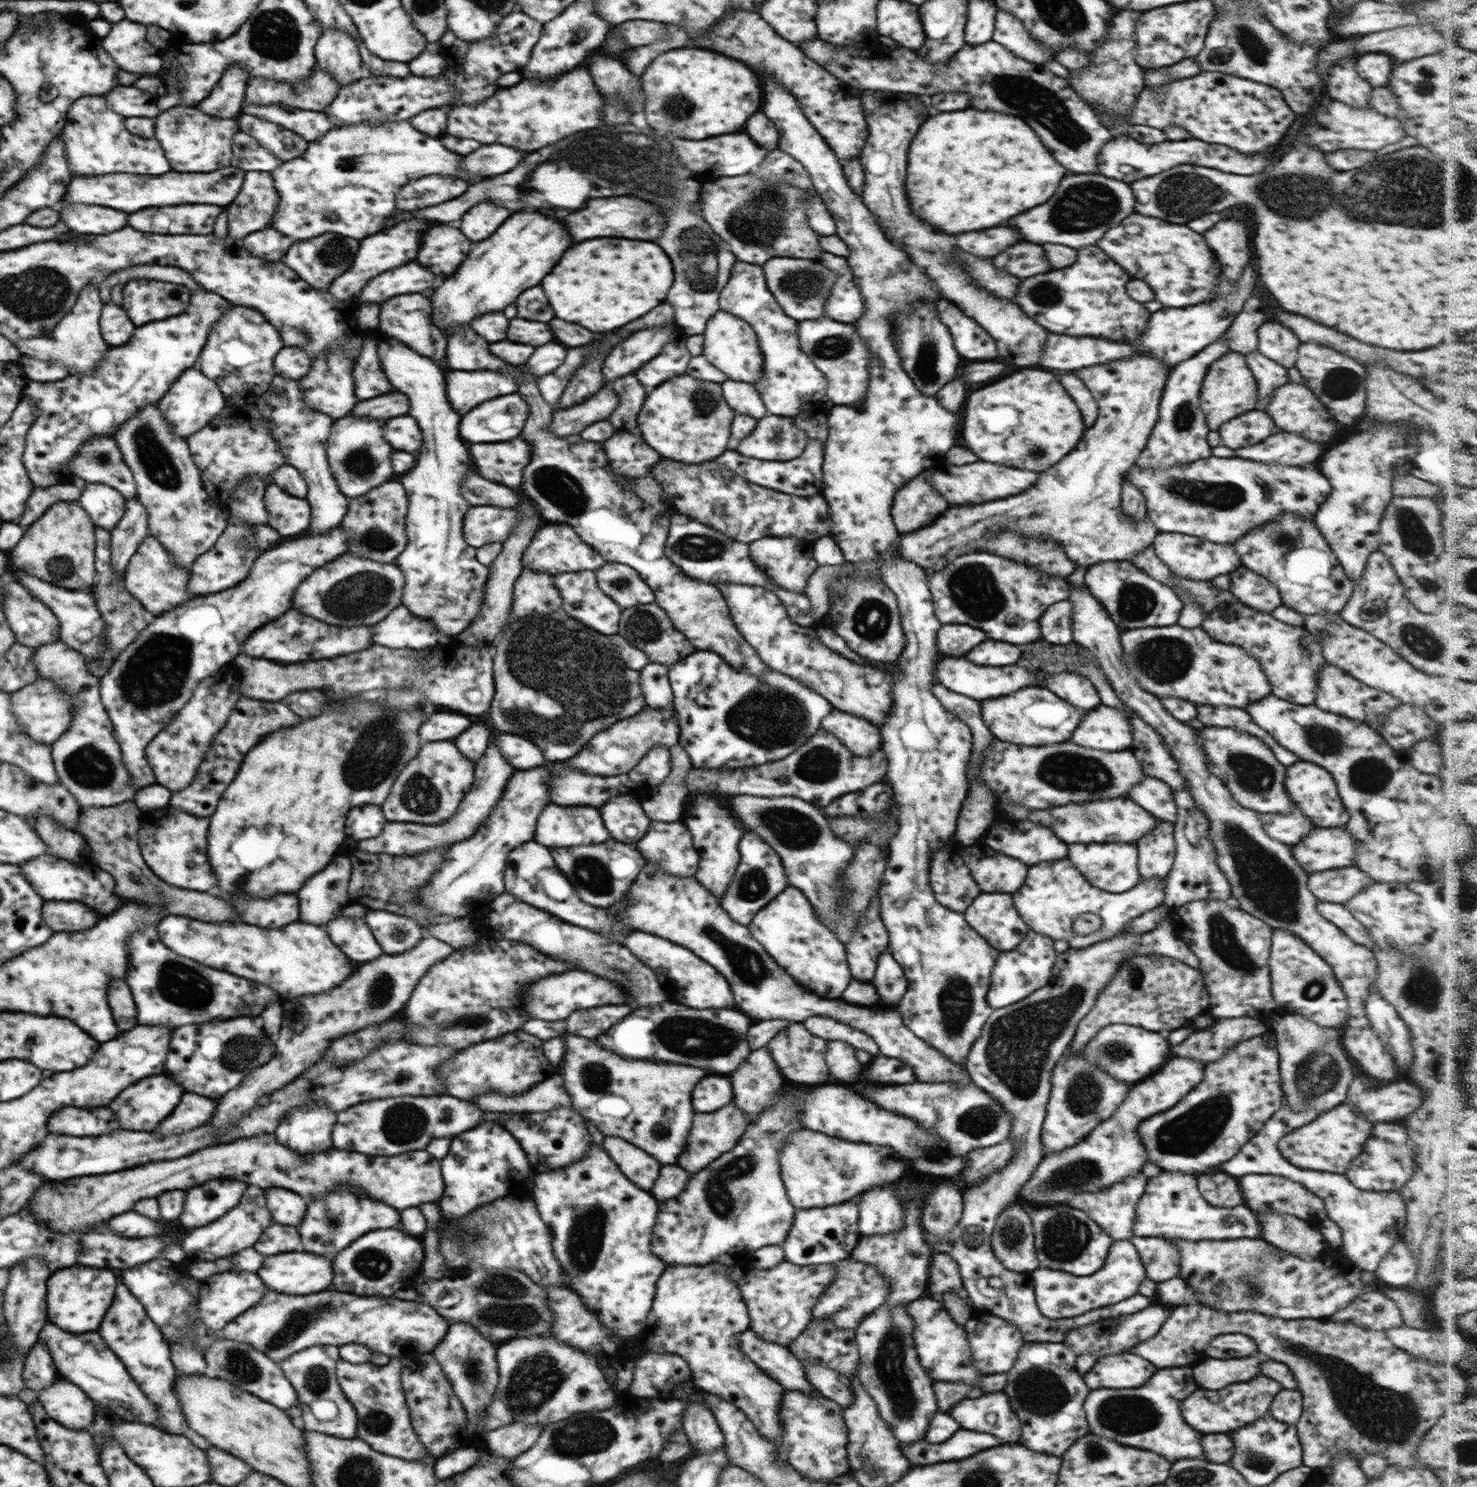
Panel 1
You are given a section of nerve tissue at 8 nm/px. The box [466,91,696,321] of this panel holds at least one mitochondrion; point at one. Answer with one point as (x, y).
(530, 184)

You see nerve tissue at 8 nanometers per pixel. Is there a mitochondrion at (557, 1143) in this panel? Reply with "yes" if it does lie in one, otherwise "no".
no

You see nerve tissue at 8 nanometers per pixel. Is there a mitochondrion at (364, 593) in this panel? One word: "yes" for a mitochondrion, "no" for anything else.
yes

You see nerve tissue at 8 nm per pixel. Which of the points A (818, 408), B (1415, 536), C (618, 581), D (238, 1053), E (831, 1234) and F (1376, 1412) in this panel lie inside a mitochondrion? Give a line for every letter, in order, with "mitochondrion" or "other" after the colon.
A: other
B: mitochondrion
C: mitochondrion
D: mitochondrion
E: other
F: mitochondrion

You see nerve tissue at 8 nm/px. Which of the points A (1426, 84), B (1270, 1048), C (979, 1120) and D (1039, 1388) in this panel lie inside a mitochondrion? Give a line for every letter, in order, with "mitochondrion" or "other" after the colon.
A: mitochondrion
B: other
C: mitochondrion
D: mitochondrion

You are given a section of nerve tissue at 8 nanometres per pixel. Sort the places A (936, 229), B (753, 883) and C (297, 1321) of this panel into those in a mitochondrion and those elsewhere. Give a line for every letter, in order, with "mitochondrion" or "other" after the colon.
A: other
B: mitochondrion
C: mitochondrion

